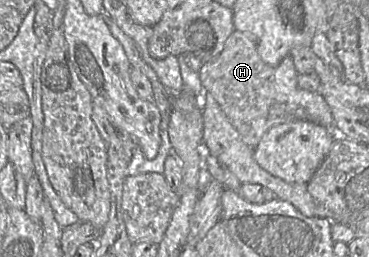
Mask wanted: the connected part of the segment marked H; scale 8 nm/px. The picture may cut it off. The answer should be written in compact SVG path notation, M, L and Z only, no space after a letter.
M236 30L226 40L221 53L209 62L203 63L199 70L203 90L214 98L244 143L252 148L257 146L262 136L271 127L295 120L314 122L332 133L334 119L329 105L319 92L299 88L298 75L299 73L289 56L278 65L270 66L261 59L252 39Z

